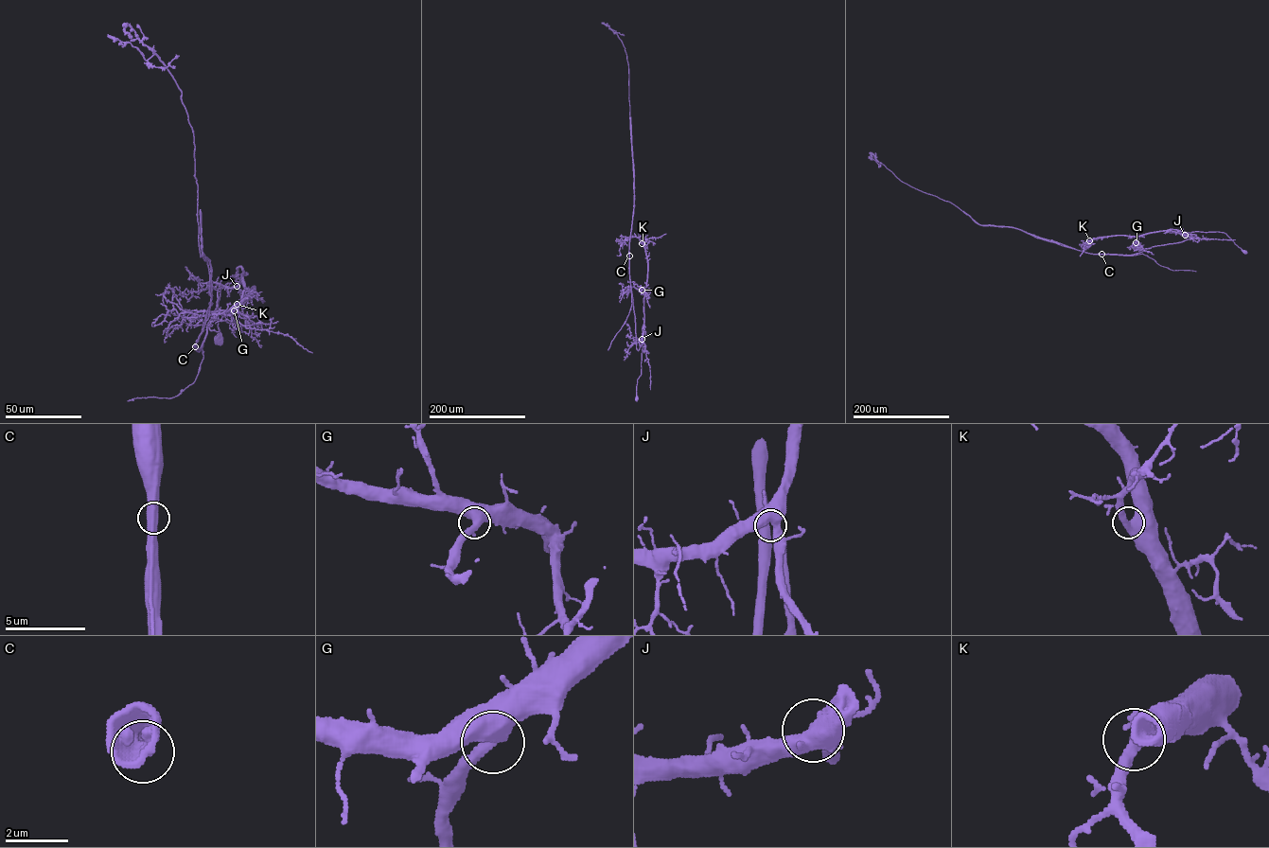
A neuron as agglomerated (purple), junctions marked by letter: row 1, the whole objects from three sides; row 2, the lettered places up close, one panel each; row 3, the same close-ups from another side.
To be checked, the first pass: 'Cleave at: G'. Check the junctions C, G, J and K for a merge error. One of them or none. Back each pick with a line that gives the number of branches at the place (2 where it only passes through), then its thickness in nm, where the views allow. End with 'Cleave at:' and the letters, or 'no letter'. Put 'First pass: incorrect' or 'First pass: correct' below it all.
C: 2 branches meet; 550 nm thick
Cleave at: C
First pass: incorrect

